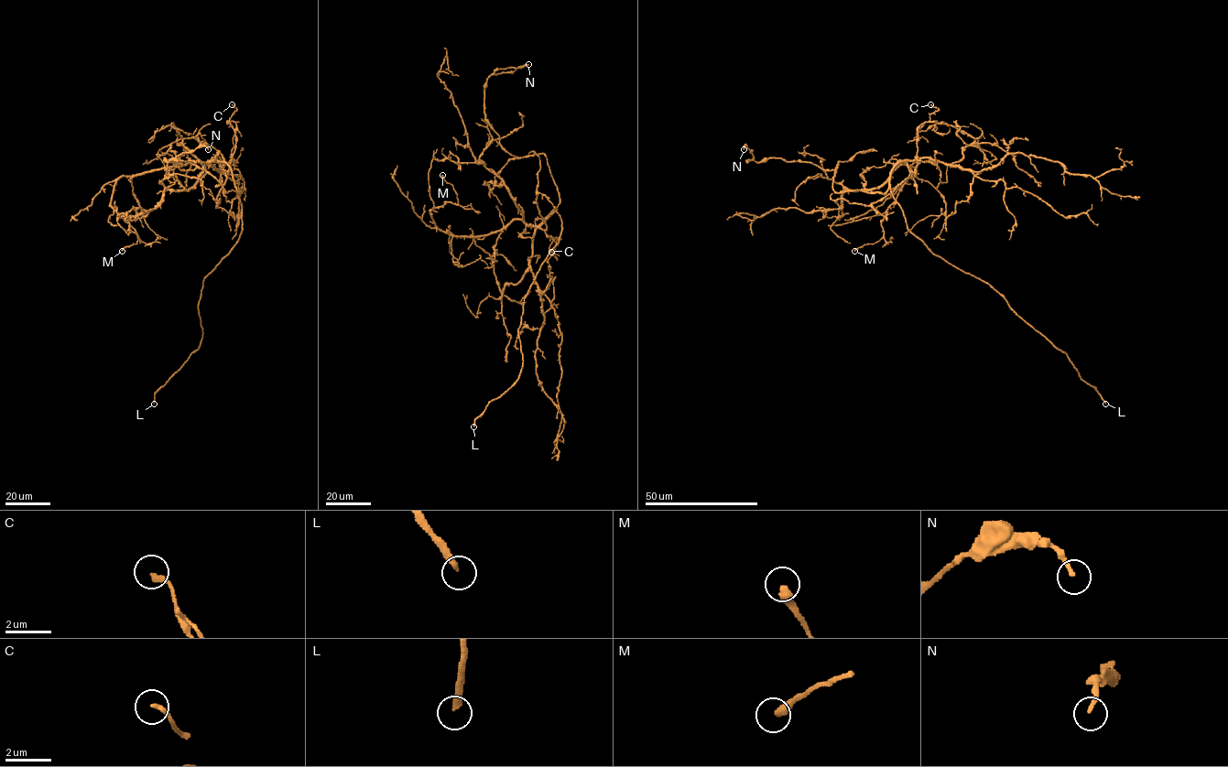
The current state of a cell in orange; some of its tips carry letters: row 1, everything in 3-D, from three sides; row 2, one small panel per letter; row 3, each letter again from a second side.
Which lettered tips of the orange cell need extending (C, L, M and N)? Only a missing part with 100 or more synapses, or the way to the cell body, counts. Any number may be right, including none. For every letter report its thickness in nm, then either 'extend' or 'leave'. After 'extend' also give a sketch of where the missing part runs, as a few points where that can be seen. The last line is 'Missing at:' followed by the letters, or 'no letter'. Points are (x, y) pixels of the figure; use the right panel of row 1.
C: 200 nm thick; leave
L: 260 nm thick; extend; missing branch runs (1105, 404), (1122, 411), (1124, 418)
M: 380 nm thick; leave
N: 160 nm thick; leave
Missing at: L

